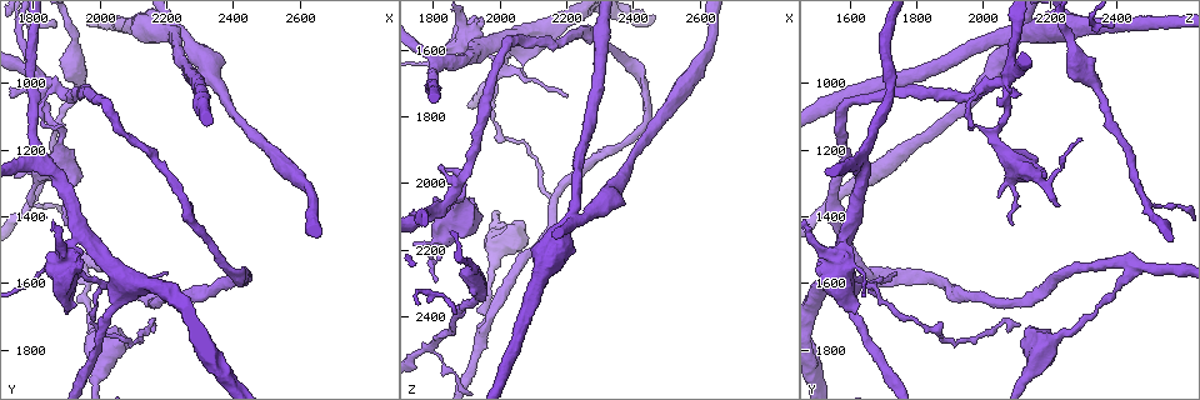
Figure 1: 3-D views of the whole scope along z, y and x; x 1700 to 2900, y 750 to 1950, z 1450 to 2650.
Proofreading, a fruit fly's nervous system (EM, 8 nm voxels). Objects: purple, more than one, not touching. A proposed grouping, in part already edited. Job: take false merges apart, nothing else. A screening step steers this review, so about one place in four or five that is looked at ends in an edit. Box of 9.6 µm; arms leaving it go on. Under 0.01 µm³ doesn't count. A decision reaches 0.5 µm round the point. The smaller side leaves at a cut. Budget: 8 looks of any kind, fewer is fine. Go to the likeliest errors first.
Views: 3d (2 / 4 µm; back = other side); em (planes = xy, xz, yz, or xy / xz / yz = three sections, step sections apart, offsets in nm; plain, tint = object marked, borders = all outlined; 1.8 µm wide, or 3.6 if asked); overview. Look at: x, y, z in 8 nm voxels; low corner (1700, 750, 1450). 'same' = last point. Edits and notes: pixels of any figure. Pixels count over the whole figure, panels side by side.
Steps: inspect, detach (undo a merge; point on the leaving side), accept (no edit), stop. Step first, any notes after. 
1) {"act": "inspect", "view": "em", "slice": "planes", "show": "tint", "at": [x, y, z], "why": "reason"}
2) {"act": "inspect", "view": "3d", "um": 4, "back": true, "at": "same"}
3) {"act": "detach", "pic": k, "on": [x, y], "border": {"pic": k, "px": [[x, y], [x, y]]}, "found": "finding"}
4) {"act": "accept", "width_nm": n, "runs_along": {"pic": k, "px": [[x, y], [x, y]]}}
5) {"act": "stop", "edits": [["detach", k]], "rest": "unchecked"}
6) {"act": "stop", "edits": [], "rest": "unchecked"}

{"act": "inspect", "view": "em", "slice": "planes", "show": "borders", "at": [1830, 1010, 2080], "why": "four-way junction"}

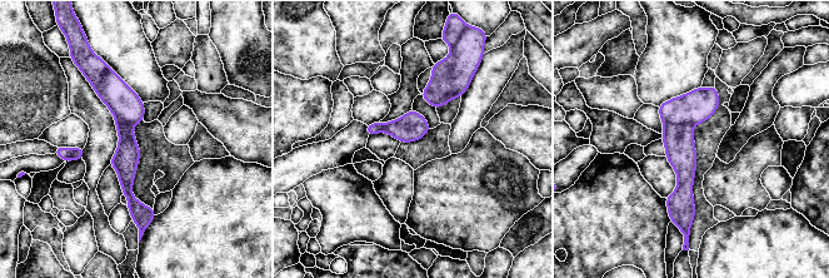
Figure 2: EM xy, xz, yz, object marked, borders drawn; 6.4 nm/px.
{"act": "detach", "pic": 2, "on": [680, 152], "border": {"pic": 2, "px": [[693, 125], [668, 124], [665, 127]]}, "found": "two cells meet here"}

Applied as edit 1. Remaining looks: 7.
{"act": "inspect", "view": "overview", "why": "redraw"}

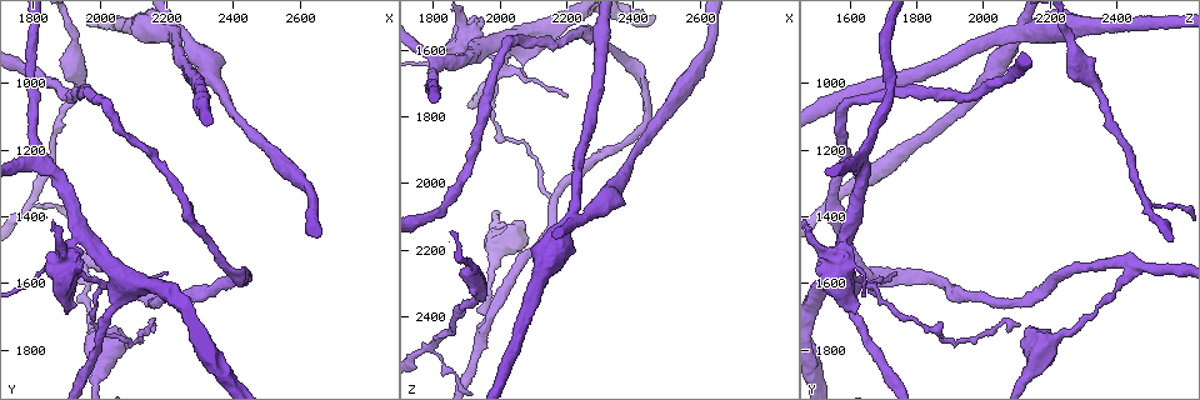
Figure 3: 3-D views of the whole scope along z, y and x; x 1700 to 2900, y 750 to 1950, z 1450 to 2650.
{"act": "inspect", "view": "em", "slice": "planes", "show": "tint", "at": [2220, 840, 2110], "why": "narrows sharply"}

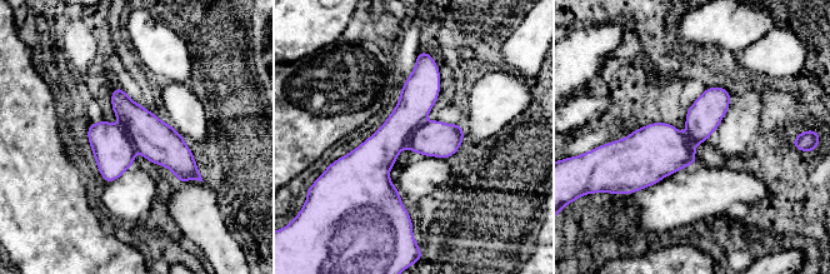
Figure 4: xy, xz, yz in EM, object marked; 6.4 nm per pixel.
{"act": "detach", "pic": 4, "on": [158, 142], "found": "two cells meet here"}

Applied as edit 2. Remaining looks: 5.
{"act": "inspect", "view": "overview"}

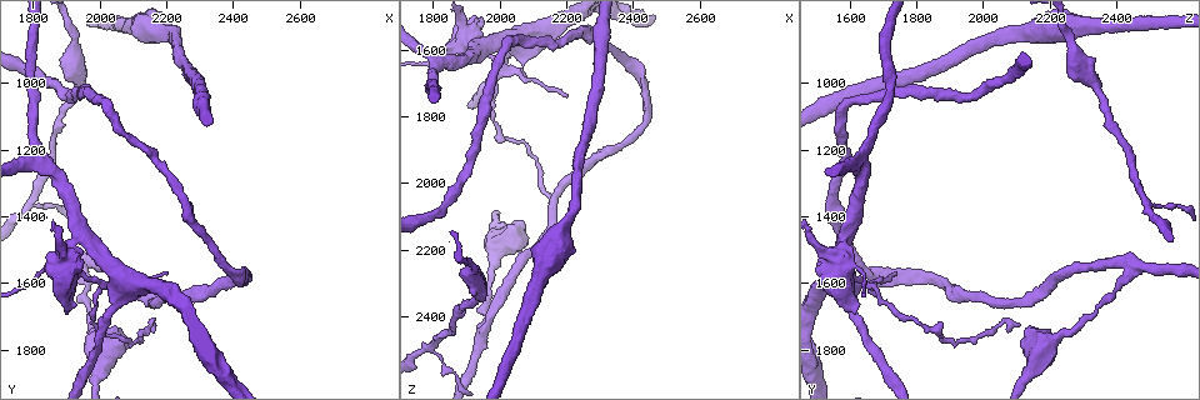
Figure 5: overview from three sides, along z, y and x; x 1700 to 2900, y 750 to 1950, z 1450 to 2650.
{"act": "inspect", "view": "3d", "um": 2, "at": [1940, 1010, 2330], "why": "calibre changes"}

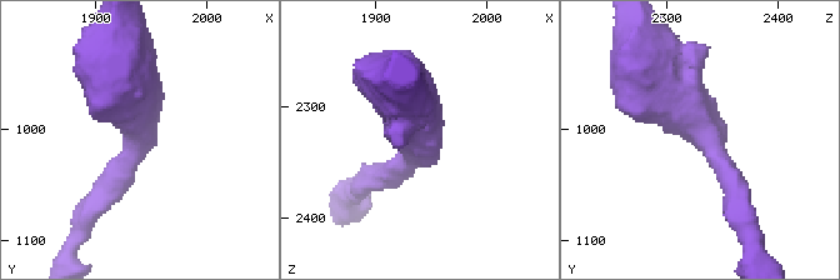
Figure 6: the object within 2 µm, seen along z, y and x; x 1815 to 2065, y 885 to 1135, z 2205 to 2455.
{"act": "inspect", "view": "em", "slice": "xz", "step": 4, "show": "tint", "at": [1938, 1006, 2336], "arm_widths_nm": [170, 480]}

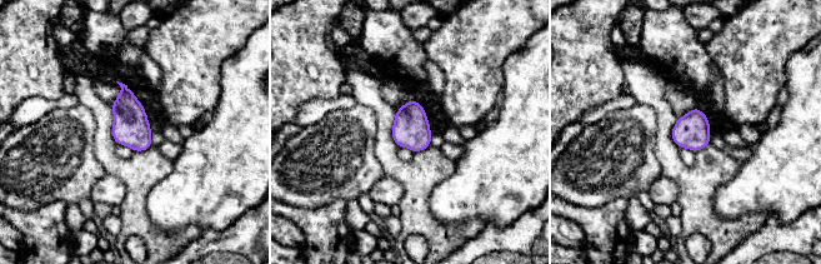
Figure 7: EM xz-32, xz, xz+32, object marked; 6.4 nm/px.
{"act": "inspect", "view": "em", "slice": "planes", "show": "tint", "at": "same"}

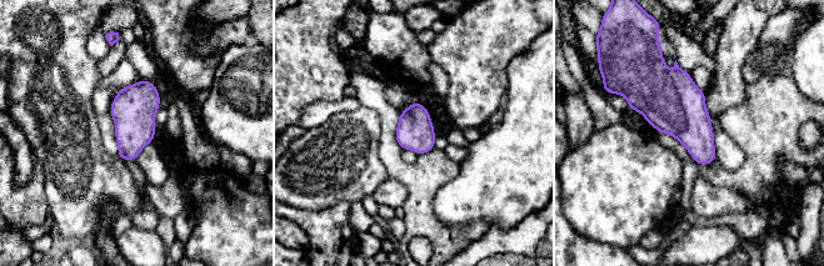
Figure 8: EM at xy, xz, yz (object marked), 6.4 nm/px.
{"act": "accept", "found": "one cell here"}

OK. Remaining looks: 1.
{"act": "stop", "edits": [["detach", 2], ["detach", 4]], "rest": "unchecked"}

